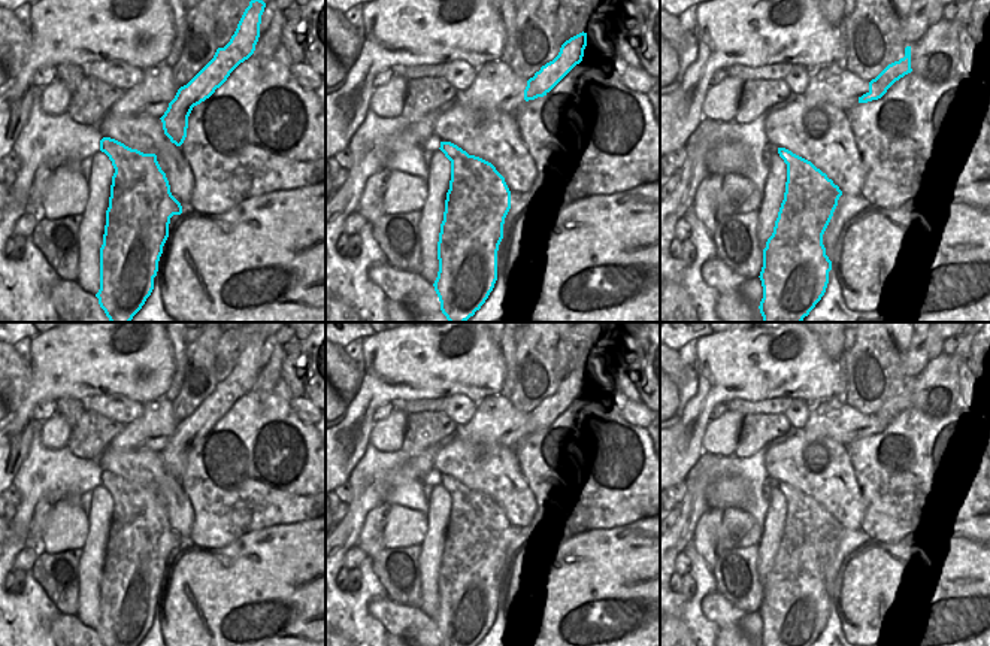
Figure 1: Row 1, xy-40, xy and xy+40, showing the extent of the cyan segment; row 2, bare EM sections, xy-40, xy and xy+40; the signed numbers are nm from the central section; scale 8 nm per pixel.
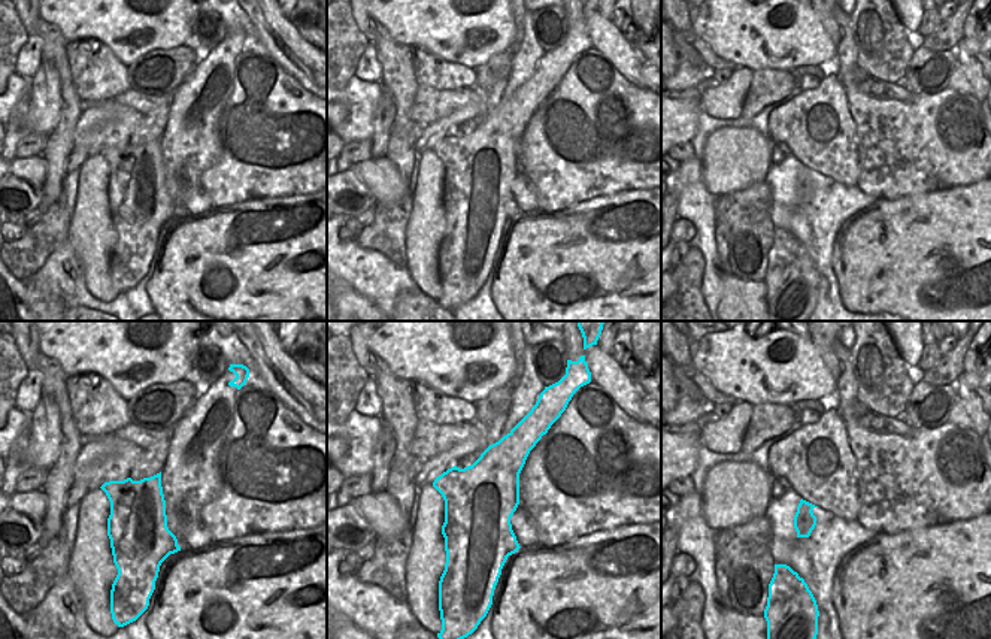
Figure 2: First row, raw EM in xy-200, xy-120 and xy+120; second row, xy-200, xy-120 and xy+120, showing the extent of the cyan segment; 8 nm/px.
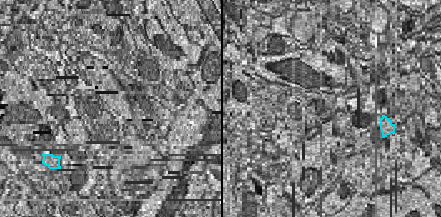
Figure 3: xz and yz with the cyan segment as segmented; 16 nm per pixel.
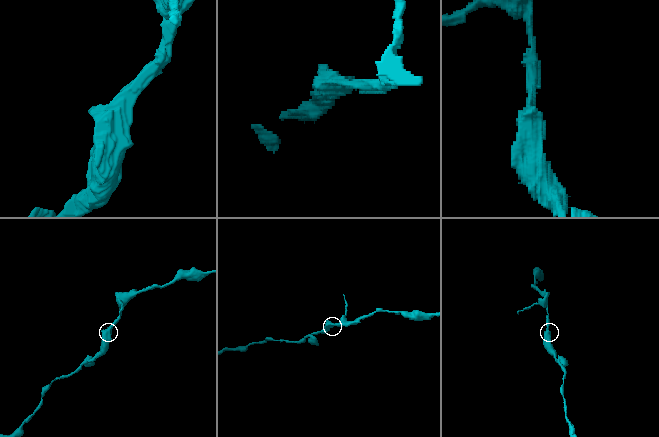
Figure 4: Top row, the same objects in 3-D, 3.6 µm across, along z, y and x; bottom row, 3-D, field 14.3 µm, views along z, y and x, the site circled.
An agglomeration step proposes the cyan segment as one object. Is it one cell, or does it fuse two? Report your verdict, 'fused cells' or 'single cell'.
single cell

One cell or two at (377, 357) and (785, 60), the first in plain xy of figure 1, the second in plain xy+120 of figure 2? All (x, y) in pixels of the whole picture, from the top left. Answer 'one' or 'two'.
one

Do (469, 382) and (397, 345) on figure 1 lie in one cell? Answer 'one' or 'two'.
one

